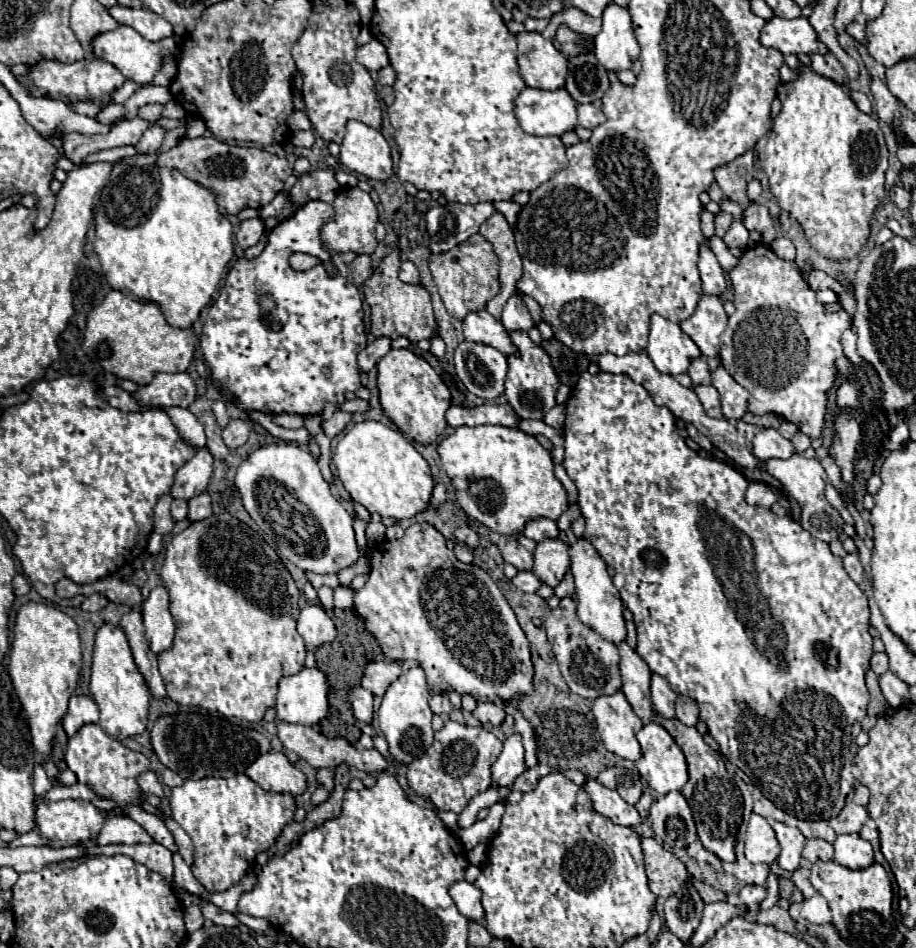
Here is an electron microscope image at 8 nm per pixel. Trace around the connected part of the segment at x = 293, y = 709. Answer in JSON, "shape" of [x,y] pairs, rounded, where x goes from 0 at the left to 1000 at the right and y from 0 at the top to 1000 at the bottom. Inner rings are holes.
{"shape":[[[332,704],[328,710],[312,712],[303,720],[303,733],[301,733],[301,758],[314,761],[314,763],[328,763],[328,765],[345,765],[358,754],[358,718],[356,712],[349,706],[336,706]]]}

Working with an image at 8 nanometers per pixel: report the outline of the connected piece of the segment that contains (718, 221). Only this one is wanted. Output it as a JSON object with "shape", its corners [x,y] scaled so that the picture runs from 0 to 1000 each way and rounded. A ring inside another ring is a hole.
{"shape":[[[784,225],[784,227],[779,229],[779,237],[782,237],[782,248],[784,248],[784,250],[790,250],[790,246],[795,244],[795,239],[799,237],[799,227],[795,227],[795,225]]]}

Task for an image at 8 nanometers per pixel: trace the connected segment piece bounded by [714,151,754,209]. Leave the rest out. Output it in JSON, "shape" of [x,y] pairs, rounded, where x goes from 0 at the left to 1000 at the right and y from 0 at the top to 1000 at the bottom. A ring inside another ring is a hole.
{"shape":[[[821,159],[803,166],[795,174],[782,176],[779,187],[790,201],[790,206],[799,212],[803,212],[810,220],[819,216],[819,210],[814,206],[814,195],[823,187],[823,170],[821,170]]]}

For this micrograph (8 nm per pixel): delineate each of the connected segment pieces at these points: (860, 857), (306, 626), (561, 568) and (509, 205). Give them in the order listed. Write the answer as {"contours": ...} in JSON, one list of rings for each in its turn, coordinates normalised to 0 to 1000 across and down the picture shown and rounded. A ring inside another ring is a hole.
{"contours":[[[[915,881],[910,885],[910,908],[926,917],[941,917],[954,910],[952,891],[939,881]]],[[[334,638],[325,651],[325,668],[336,685],[345,685],[352,678],[360,678],[367,672],[367,664],[358,647],[349,638]]],[[[611,569],[587,573],[583,581],[583,607],[600,619],[607,619],[622,600],[620,575]]],[[[544,212],[544,214],[539,214],[539,218],[552,229],[557,239],[563,244],[563,233],[566,233],[566,225],[568,225],[570,216],[563,212]]]]}

